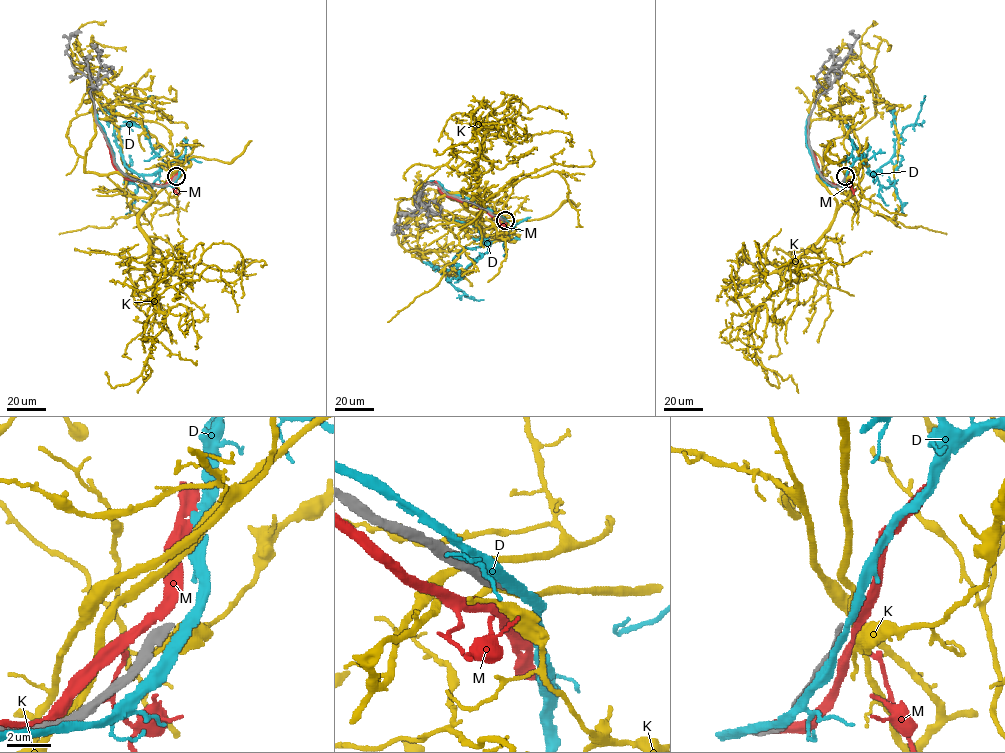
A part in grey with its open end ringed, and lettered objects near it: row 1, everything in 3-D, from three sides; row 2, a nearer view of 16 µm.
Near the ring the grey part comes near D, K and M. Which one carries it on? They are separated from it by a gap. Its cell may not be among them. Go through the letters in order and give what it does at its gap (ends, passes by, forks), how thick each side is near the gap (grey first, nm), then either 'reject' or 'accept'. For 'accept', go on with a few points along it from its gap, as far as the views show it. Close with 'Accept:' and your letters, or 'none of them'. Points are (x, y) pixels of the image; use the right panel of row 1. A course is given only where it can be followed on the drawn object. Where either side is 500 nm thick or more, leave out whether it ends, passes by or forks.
D: it passes by | 300/340 nm | reject
K: 300/500 nm | reject
M: it passes by | 300/400 nm | reject
Accept: none of them

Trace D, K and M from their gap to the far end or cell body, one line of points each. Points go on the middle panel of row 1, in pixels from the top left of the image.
D: (506, 221), (508, 237), (462, 250), (453, 259), (451, 268), (444, 270), (447, 280), (465, 296), (483, 299)
K: (505, 222), (512, 236), (495, 237), (508, 237), (466, 209), (487, 115), (513, 98), (565, 118)
M: (504, 222), (443, 194), (435, 182), (423, 184)

